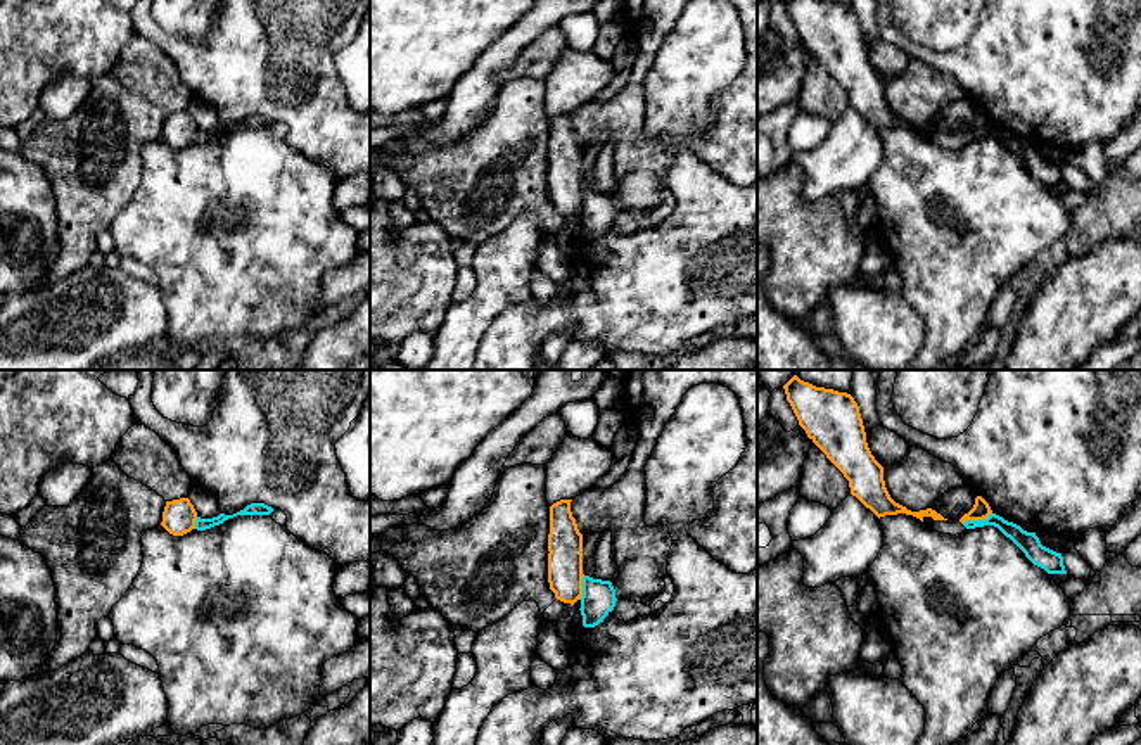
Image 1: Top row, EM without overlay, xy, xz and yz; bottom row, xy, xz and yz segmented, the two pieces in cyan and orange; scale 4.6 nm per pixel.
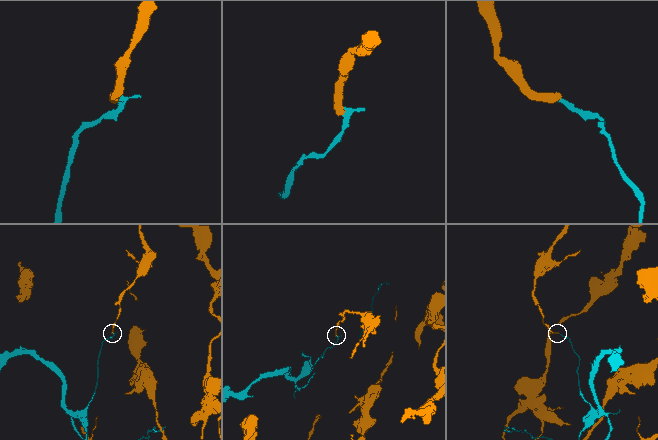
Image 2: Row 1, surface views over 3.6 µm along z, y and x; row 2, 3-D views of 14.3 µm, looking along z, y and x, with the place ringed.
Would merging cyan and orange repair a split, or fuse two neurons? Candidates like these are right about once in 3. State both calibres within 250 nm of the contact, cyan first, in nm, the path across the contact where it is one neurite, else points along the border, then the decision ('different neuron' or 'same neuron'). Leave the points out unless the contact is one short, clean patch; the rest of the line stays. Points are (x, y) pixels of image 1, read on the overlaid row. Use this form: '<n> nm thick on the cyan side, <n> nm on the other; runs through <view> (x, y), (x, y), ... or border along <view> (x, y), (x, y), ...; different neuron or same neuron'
90 nm thick on the cyan side, 90 nm on the other; border along yz (991, 512), (982, 519), (968, 519), (963, 524); different neuron

